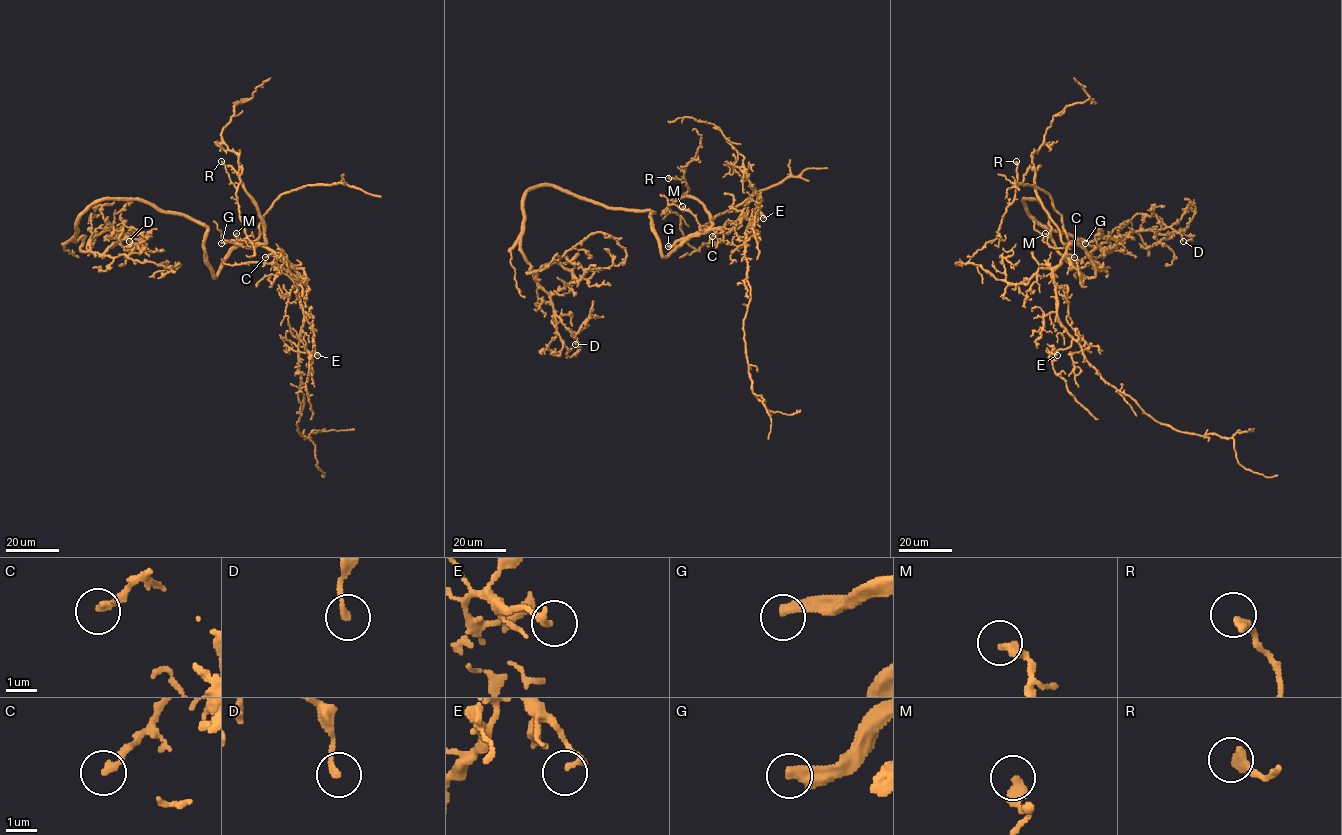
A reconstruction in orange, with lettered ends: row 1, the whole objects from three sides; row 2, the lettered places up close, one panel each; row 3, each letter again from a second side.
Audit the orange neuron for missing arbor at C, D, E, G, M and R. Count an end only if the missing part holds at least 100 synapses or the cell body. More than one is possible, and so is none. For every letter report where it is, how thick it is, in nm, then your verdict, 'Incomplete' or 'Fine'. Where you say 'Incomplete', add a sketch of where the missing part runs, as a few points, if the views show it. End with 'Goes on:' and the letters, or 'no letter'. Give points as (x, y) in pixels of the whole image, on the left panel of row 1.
C: Place: (265, 257). Thickness 240 nm. Fine
D: Place: (129, 241). Thickness 200 nm. Fine
E: Place: (317, 355). Thickness 190 nm. Fine
G: Place: (221, 243). Thickness 400 nm. Incomplete. Course of what is missing: (221, 243), (194, 243), (185, 233), (188, 253), (200, 250), (202, 239), (198, 248), (200, 258), (218, 280)
M: Place: (236, 233). Thickness 360 nm. Fine
R: Place: (221, 161). Thickness 320 nm. Fine
Goes on: G

